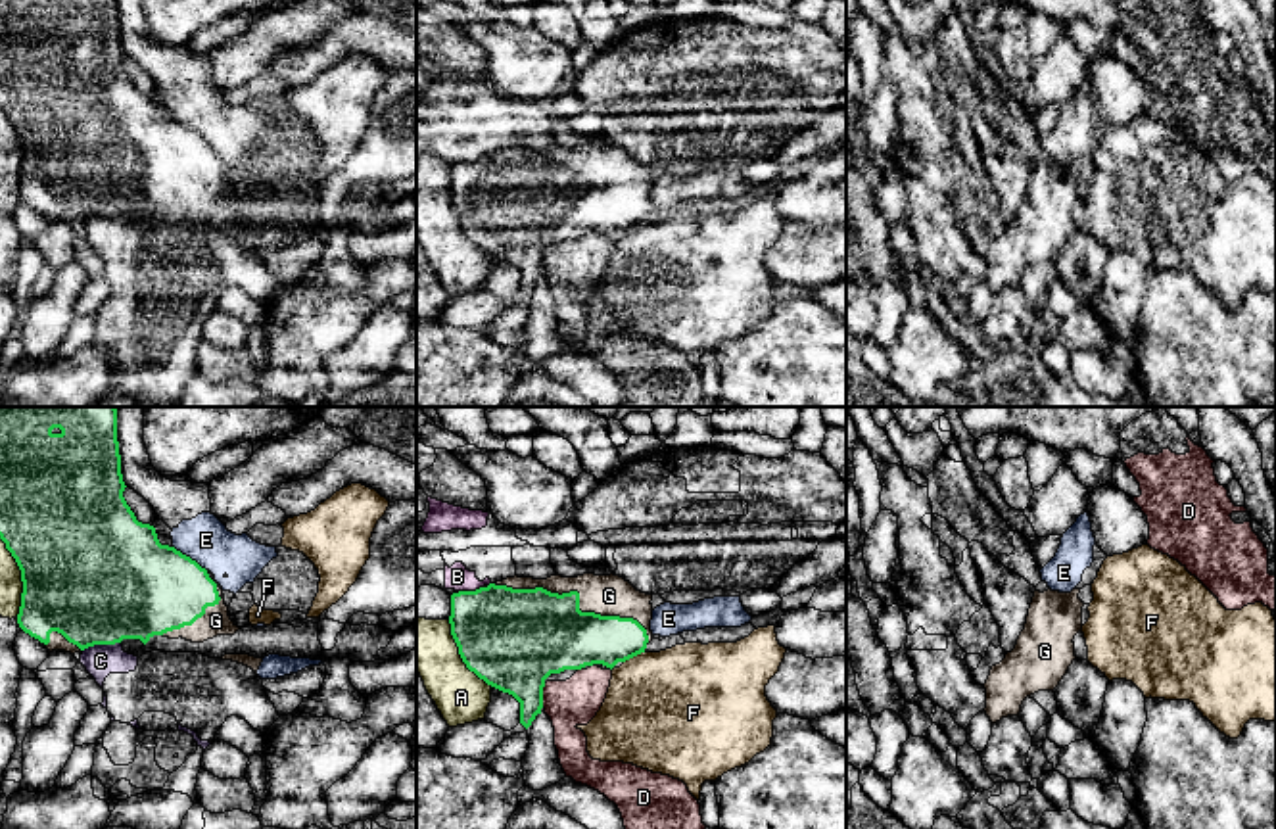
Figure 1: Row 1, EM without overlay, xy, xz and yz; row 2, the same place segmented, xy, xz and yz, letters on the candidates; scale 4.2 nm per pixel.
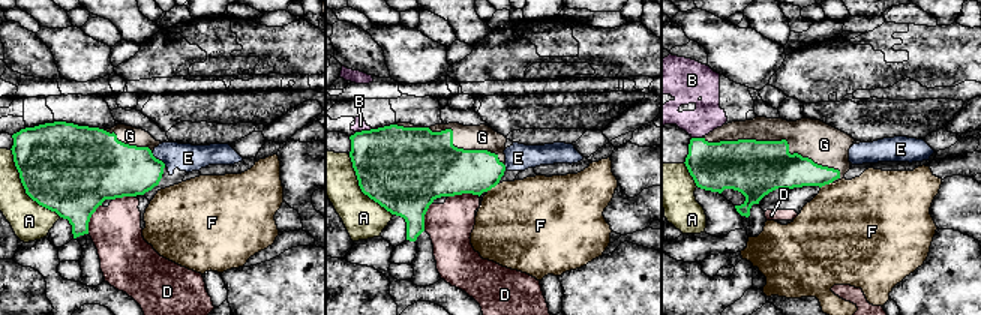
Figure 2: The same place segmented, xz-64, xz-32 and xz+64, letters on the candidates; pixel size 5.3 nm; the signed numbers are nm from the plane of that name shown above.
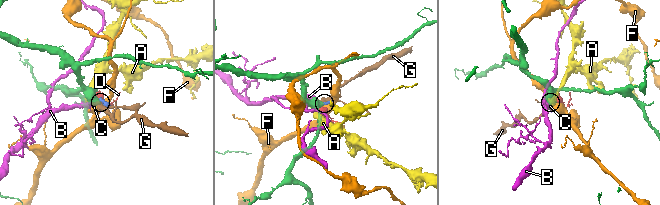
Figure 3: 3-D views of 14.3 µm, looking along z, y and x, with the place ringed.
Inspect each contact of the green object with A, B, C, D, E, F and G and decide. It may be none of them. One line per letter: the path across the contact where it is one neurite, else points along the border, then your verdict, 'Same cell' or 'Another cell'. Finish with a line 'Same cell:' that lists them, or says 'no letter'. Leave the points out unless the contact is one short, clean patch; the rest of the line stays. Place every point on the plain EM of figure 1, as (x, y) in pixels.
A: Another cell
B: Boundary: xz (482, 156), (459, 162). Another cell
C: Another cell
D: Boundary: xz (545, 254), (542, 277). Another cell
E: Boundary: xy (173, 116), (206, 141). Another cell
F: Another cell
G: Same cell
Same cell: G

